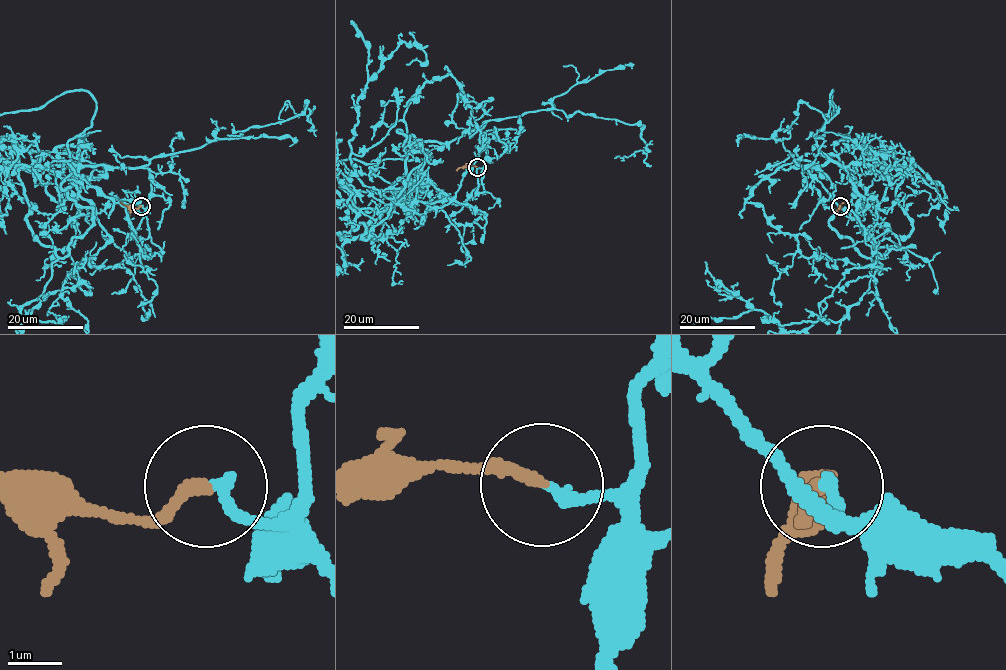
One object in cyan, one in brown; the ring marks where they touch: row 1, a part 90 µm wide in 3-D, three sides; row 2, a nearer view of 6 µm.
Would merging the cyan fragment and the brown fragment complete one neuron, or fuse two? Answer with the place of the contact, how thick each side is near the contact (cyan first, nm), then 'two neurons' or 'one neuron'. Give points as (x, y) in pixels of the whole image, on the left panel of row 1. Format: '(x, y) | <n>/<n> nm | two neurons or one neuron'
(141, 206) | 220/220 nm | one neuron

